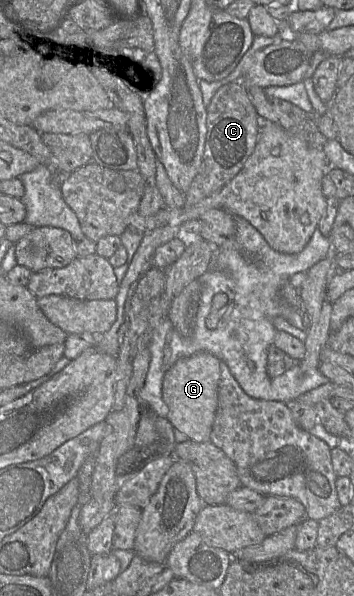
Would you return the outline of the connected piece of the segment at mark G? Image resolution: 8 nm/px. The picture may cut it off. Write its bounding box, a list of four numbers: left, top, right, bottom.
[162,352,221,442]

